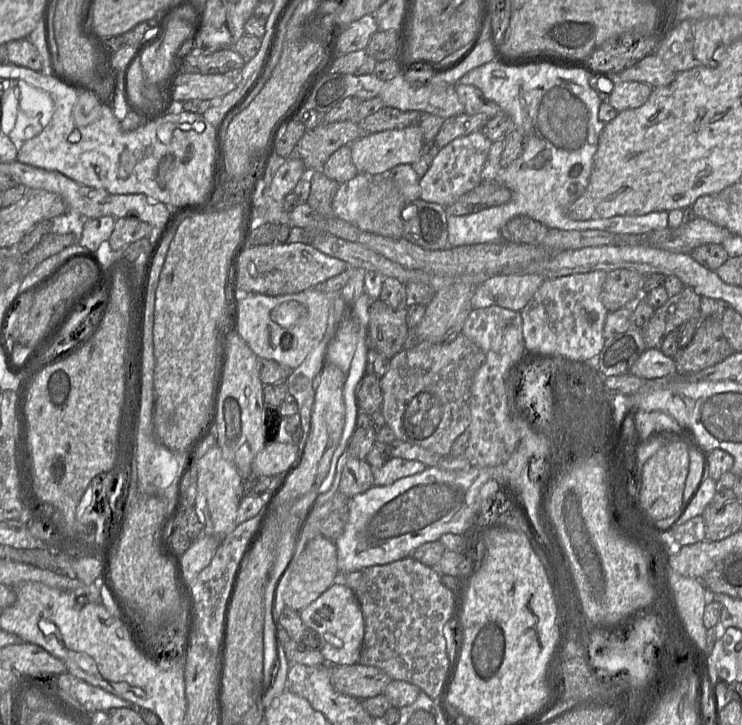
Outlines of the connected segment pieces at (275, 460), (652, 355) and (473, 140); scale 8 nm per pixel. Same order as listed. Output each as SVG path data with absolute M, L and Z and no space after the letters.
M287 441L267 442L252 462L252 472L260 476L279 475L290 471L298 463L298 447Z
M660 348L646 349L631 366L629 373L648 380L674 378L678 374L673 358L663 354Z
M479 130L456 138L440 149L420 180L421 198L447 207L477 187L481 183L481 172L492 143L484 132Z

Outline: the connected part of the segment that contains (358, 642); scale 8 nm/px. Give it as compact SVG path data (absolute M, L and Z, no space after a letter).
M341 579L303 608L300 616L305 627L319 634L321 653L328 664L352 665L359 662L365 632L364 617L355 593Z

